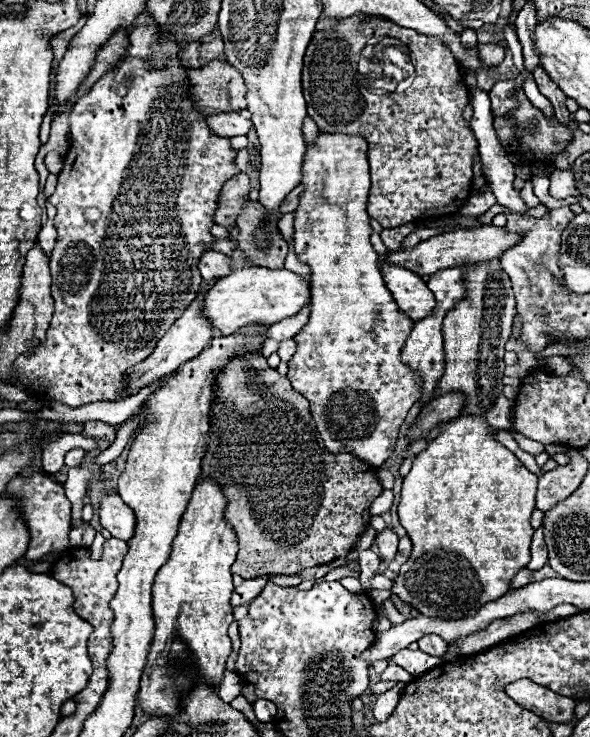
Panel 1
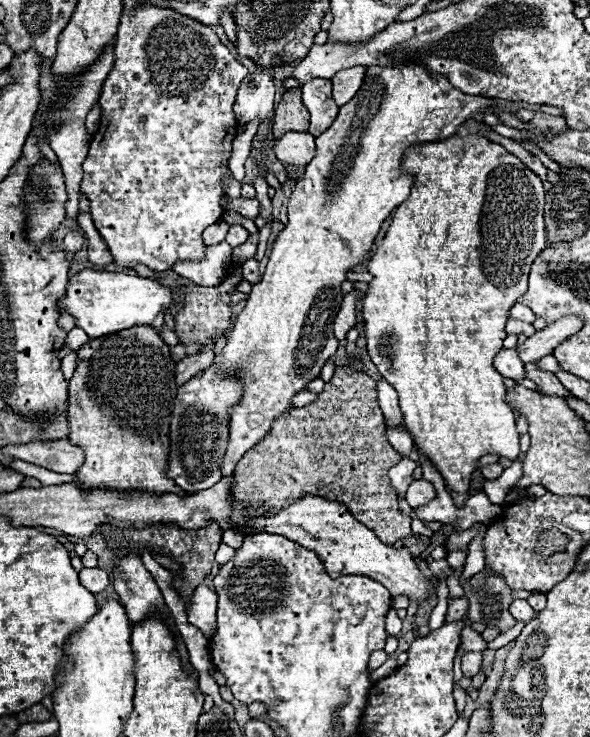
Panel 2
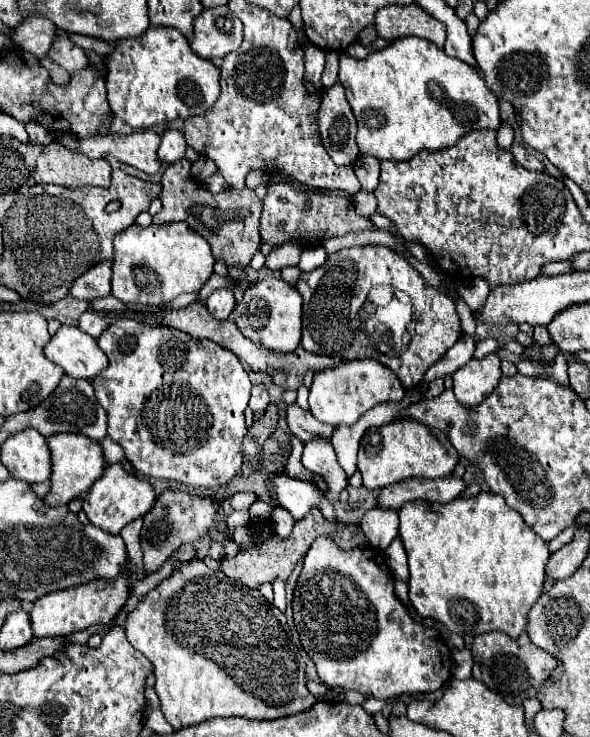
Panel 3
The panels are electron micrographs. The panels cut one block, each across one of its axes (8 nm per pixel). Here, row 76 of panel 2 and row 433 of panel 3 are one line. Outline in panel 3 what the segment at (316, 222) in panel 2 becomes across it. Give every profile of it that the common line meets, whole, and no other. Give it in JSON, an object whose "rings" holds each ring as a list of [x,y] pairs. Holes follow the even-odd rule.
{"rings":[[[412,418],[396,420],[392,424],[382,426],[370,426],[364,432],[358,450],[358,470],[362,474],[362,484],[368,490],[380,490],[386,484],[394,484],[398,480],[406,480],[412,476],[422,478],[450,476],[458,460],[460,456],[456,448],[450,446],[450,440],[442,430],[428,428],[426,424],[416,422]]]}

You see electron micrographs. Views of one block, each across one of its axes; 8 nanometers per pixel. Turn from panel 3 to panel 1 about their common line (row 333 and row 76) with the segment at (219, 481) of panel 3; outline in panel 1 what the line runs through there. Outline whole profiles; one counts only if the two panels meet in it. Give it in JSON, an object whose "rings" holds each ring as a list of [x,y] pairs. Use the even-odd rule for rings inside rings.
{"rings":[[[142,24],[132,30],[130,34],[130,48],[128,54],[114,70],[104,74],[86,96],[82,96],[72,112],[70,112],[70,140],[72,146],[64,158],[62,172],[58,174],[58,186],[54,194],[48,198],[52,206],[56,206],[58,214],[54,218],[58,240],[50,256],[50,268],[52,268],[52,298],[54,298],[54,314],[50,320],[50,328],[46,332],[46,340],[38,344],[40,348],[34,348],[34,352],[24,352],[14,362],[14,384],[22,384],[26,392],[40,402],[60,402],[70,408],[80,408],[90,402],[100,400],[116,400],[122,394],[122,380],[126,380],[126,368],[132,368],[134,364],[146,360],[150,352],[156,348],[156,342],[166,334],[170,324],[178,320],[178,316],[186,310],[186,306],[196,298],[196,292],[200,290],[202,276],[198,272],[198,256],[202,252],[210,250],[210,242],[214,236],[210,234],[212,214],[218,204],[218,194],[226,180],[230,180],[234,174],[238,174],[238,168],[234,166],[236,152],[230,148],[228,138],[220,138],[210,132],[206,126],[206,116],[200,112],[194,112],[192,102],[186,96],[186,76],[184,68],[178,60],[180,44],[170,36],[158,32],[156,24]]]}

